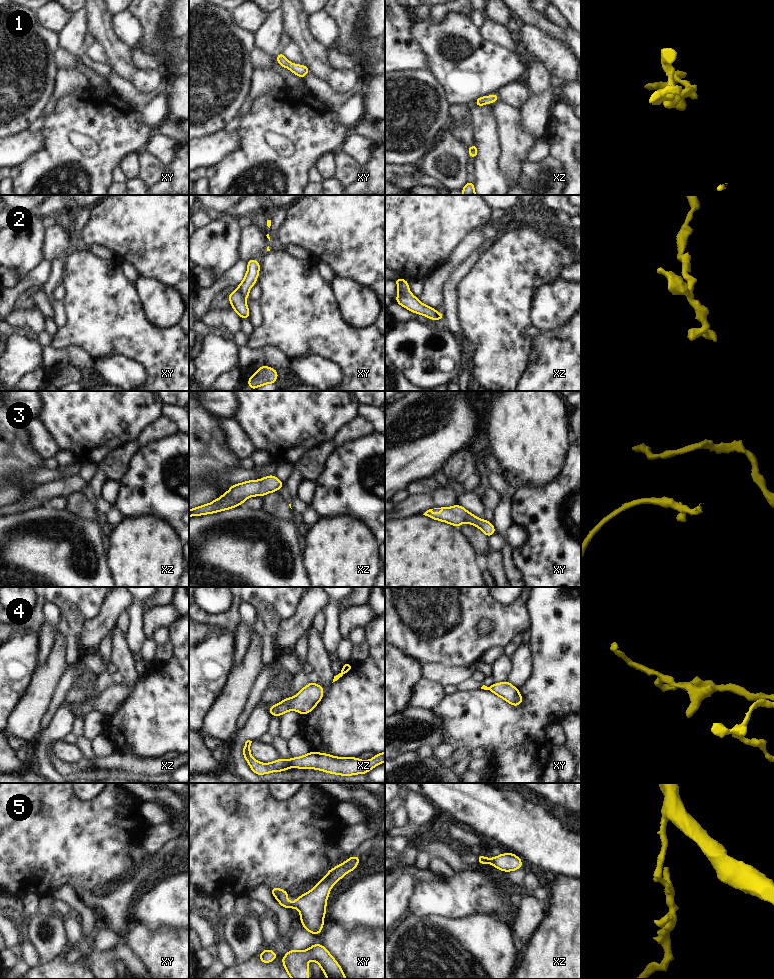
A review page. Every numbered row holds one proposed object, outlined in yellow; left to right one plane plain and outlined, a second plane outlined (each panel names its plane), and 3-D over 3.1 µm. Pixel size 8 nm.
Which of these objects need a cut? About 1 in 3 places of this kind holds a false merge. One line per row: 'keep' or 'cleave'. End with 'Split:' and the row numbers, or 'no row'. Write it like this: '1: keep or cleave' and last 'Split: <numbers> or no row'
1: keep
2: cleave
3: keep
4: keep
5: keep
Split: 2

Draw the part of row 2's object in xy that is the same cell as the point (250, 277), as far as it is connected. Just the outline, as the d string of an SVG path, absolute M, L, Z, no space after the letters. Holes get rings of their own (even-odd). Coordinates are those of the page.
M250 259L247 261L248 270L244 275L243 281L237 286L237 290L243 297L247 297L250 299L249 291L254 284L256 284L256 280L259 276L260 271L260 262L254 259Z

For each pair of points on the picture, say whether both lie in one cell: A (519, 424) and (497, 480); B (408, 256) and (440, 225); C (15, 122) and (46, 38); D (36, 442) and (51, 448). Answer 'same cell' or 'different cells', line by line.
A: different cells
B: same cell
C: same cell
D: same cell

